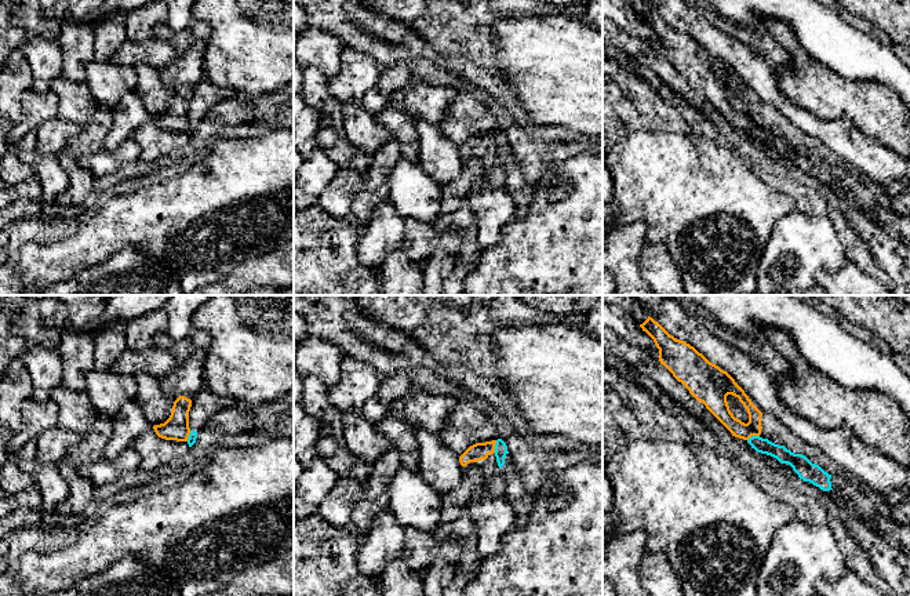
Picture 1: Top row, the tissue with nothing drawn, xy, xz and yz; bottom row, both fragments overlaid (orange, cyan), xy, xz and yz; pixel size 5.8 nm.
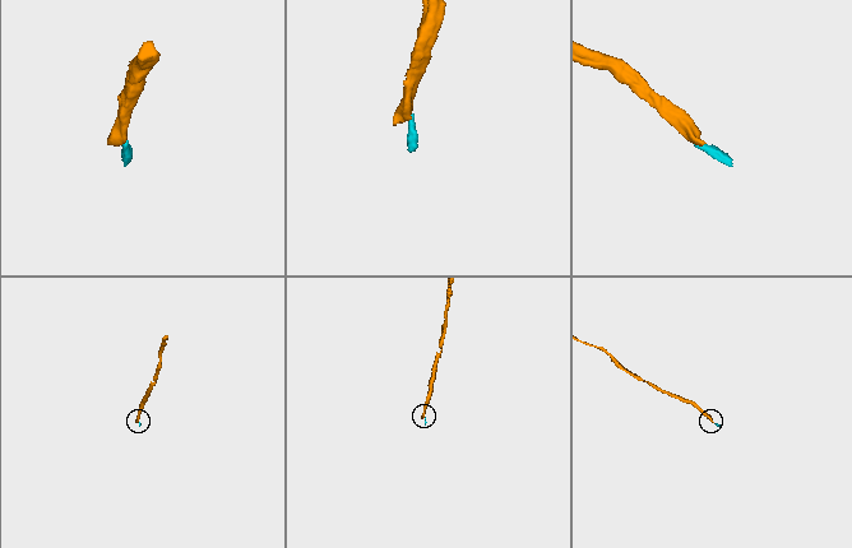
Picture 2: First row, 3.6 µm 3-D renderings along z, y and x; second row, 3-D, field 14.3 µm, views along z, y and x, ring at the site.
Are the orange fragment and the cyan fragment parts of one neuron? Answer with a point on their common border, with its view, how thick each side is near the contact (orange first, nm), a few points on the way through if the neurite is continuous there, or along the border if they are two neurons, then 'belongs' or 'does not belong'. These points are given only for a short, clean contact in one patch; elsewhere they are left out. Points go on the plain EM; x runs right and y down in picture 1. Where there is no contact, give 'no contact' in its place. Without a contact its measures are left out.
meets orange in xz at (494, 137); 100 nm thick on the orange side, 80 nm on the other; border along xz (497, 131), (494, 142); does not belong

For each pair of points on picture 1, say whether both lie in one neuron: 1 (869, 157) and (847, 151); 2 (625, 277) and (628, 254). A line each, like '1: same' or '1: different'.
1: same
2: same

